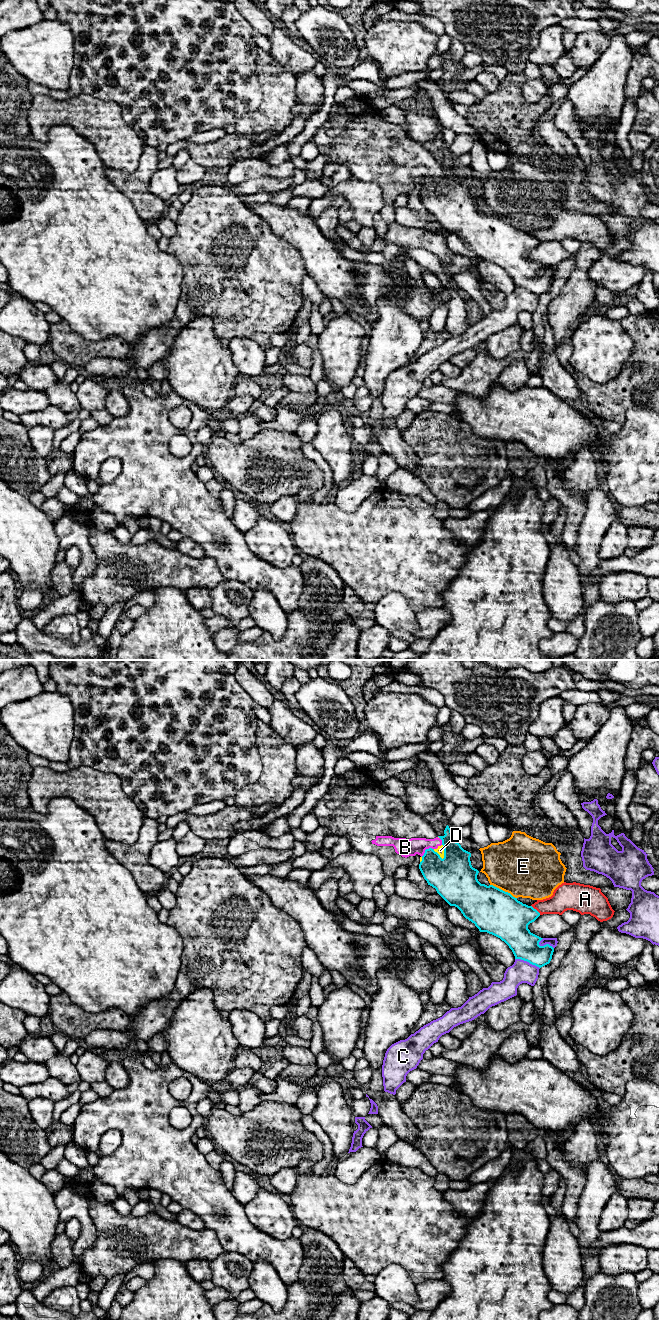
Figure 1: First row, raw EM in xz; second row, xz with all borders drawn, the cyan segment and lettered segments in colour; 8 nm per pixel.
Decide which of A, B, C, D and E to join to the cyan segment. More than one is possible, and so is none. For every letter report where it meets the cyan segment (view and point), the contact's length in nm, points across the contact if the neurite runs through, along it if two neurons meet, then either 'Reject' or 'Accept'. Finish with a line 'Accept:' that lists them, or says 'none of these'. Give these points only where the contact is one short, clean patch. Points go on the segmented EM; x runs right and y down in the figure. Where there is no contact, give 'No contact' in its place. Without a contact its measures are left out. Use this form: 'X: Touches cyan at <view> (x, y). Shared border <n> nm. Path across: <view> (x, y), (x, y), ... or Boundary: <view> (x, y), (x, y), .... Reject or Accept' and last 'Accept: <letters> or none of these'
A: Touches cyan at xz (536, 910). Shared border 110 nm. Reject
B: Touches cyan at xz (426, 849). Shared border 120 nm. Boundary: xz (433, 848), (427, 848), (421, 856). Reject
C: Touches cyan at xz (527, 961). Shared border 220 nm. Reject
D: Touches cyan at xz (439, 855). Shared border 130 nm. Boundary: xz (433, 849), (442, 858), (444, 857). Reject
E: Touches cyan at xz (502, 890). Shared border 240 nm. Reject
Accept: none of these

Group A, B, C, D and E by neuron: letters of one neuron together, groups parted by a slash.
A / B D / C / E

